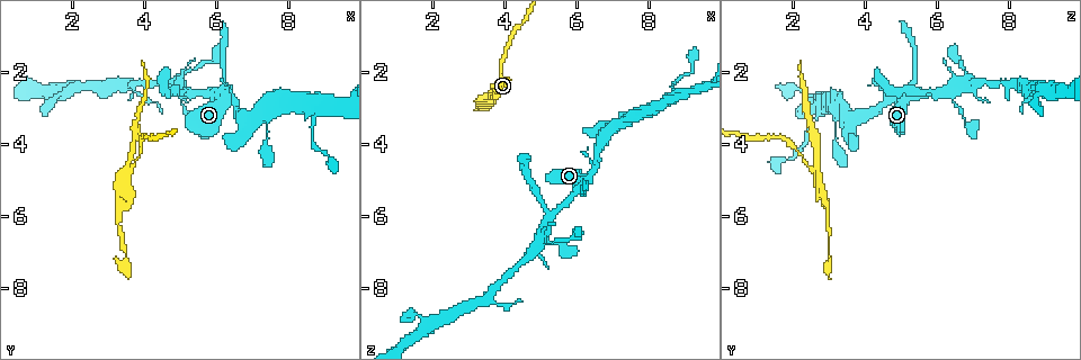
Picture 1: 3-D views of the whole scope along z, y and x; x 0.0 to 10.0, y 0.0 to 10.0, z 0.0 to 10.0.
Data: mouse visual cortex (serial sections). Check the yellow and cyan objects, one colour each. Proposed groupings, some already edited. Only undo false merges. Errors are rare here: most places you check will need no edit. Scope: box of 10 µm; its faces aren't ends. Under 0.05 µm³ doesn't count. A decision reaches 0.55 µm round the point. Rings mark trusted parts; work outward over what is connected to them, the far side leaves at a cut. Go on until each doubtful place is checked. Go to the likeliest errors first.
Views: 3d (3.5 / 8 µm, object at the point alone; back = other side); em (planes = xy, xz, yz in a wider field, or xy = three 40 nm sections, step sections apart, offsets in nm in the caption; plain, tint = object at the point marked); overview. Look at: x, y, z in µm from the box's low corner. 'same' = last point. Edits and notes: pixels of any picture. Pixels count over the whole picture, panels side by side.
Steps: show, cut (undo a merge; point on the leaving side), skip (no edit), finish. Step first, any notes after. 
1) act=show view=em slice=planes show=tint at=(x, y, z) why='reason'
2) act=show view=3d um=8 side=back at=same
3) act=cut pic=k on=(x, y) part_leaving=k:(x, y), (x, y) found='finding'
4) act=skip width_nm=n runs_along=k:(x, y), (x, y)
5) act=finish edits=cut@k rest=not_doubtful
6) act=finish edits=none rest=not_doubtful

act=show view=3d um=3.5 at=(3.55, 4.55, 2.70) why='sharp bend'

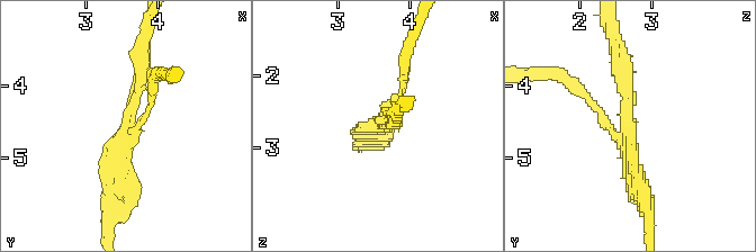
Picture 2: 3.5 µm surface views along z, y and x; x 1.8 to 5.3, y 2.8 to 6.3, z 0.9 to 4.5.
act=show view=em slice=xy step=3 show=tint at=(3.60, 4.55, 2.65) arms=3 arm_widths_nm=100,200,300 why='shape alone is not enough'

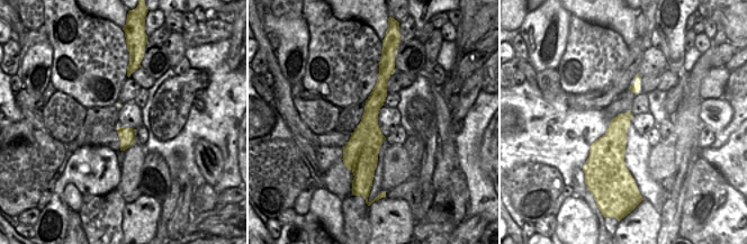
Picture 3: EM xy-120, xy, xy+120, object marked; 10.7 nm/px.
act=show view=em slice=xy step=1 show=tint at=same

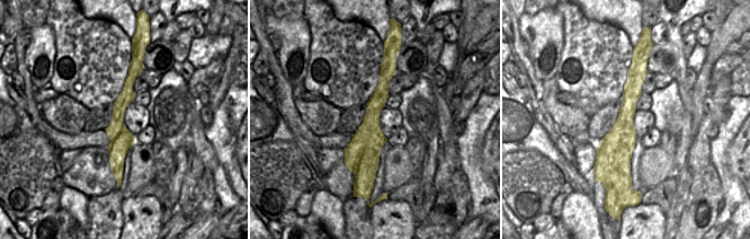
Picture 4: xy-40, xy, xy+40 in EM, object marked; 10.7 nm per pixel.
act=cut pic=2 on=(578, 87) part_leaving=2:(601, 114), (569, 80), (534, 73) found='two cells meet here'

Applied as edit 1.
act=show view=overview why='see it whole again'

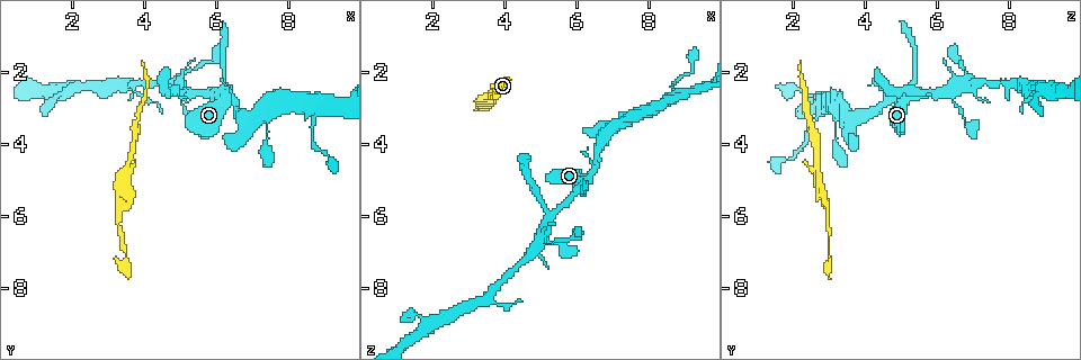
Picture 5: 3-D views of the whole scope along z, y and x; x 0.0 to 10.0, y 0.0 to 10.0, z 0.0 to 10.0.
act=show view=3d um=3.5 at=(7.45, 3.60, 3.15) why='thin neck'

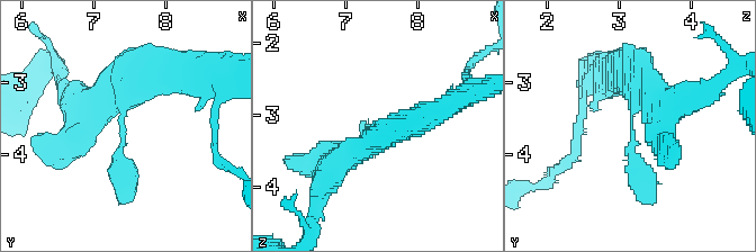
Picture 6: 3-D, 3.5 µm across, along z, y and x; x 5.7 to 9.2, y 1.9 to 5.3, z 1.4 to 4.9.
act=show view=em slice=xy step=3 show=tint at=(7.45, 3.65, 3.20) why='need the tissue'

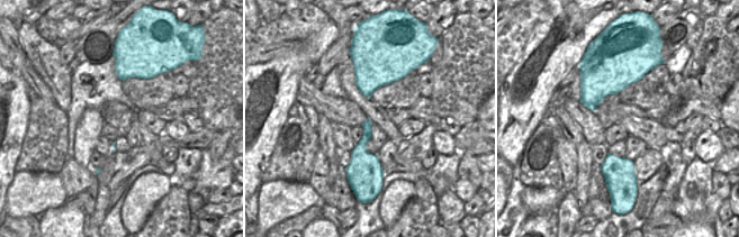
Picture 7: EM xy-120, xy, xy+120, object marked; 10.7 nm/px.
act=skip runs_along=6:(92, 99), (119, 89), (123, 196) found='one cell here'

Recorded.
act=show view=3d um=3.5 at=(5.30, 2.70, 6.00) why='four-way junction'

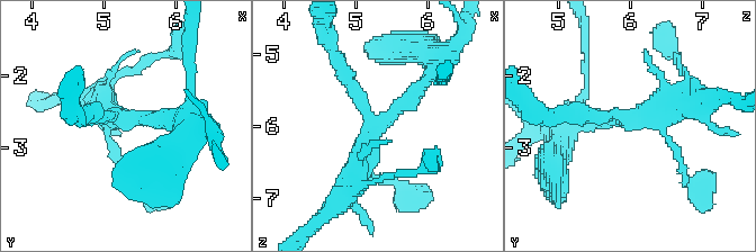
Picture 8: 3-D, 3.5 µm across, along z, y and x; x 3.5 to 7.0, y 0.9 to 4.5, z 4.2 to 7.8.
act=show view=em slice=xy step=5 show=plain at=(5.35, 2.60, 6.00)

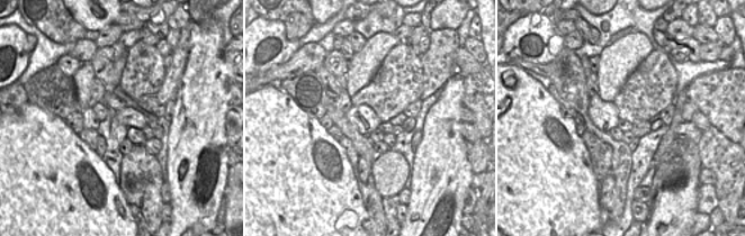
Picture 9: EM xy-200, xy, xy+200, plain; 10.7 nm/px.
act=show view=em slice=xy step=5 show=tint at=same

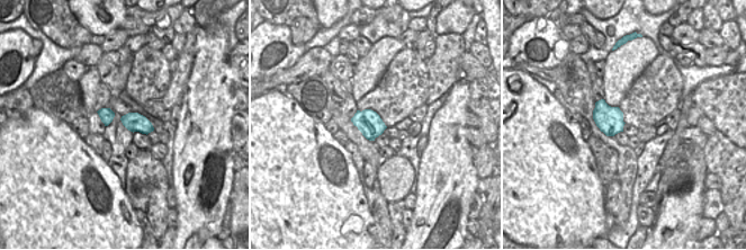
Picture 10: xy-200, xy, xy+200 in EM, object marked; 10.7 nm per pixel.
act=skip runs_along=8:(433, 72), (375, 127), (350, 185) found='one cell here'

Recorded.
act=show view=3d um=3.5 at=(4.90, 2.30, 6.75) why='arms part here'

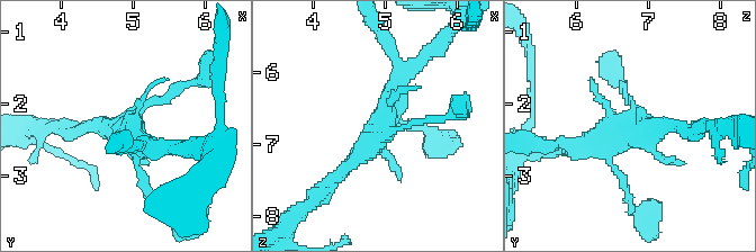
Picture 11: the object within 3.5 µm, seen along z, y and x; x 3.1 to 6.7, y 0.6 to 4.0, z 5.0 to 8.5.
act=show view=em slice=xy step=1 show=tint at=(4.90, 2.30, 6.80) why='need the tissue'

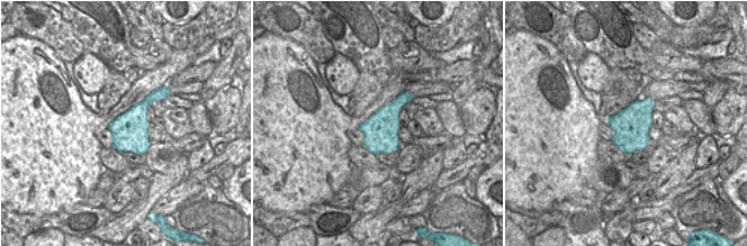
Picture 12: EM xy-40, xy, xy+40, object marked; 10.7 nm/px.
act=show view=em slice=xy step=3 show=tint at=same why='cut it another way'

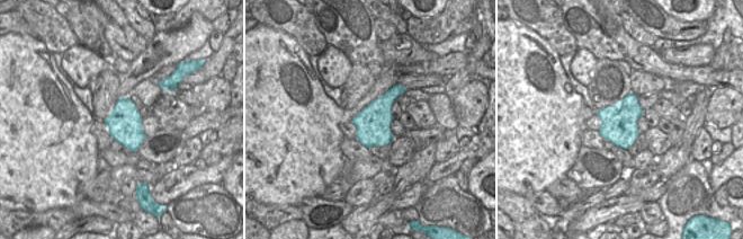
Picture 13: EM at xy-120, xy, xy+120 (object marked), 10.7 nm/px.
act=skip runs_along=11:(406, 70), (376, 140), (327, 186) found='continuous, no second cell'

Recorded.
act=finish edits=cut@2 rest=not_doubtful

